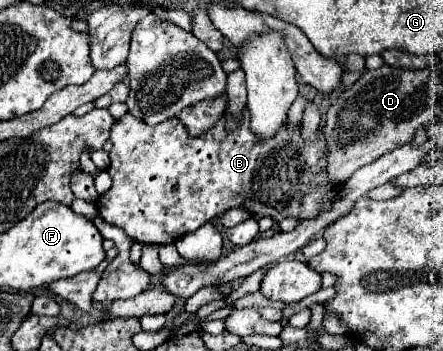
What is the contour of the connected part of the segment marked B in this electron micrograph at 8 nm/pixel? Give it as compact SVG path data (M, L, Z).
M244 110L244 116L238 128L226 130L226 118L222 116L214 128L194 138L188 134L186 126L178 118L164 120L162 124L148 126L142 120L124 114L112 126L112 152L108 174L112 176L112 188L98 198L96 206L100 216L118 228L122 228L132 240L142 244L172 244L180 236L198 230L208 220L220 216L230 208L242 208L250 212L254 218L270 216L276 222L284 218L296 218L298 222L318 218L322 212L330 210L330 204L338 198L336 192L340 184L328 180L326 164L328 164L328 148L326 136L318 130L316 140L308 142L302 138L302 122L292 126L286 122L272 140L258 140L258 136L250 130L250 116Z

